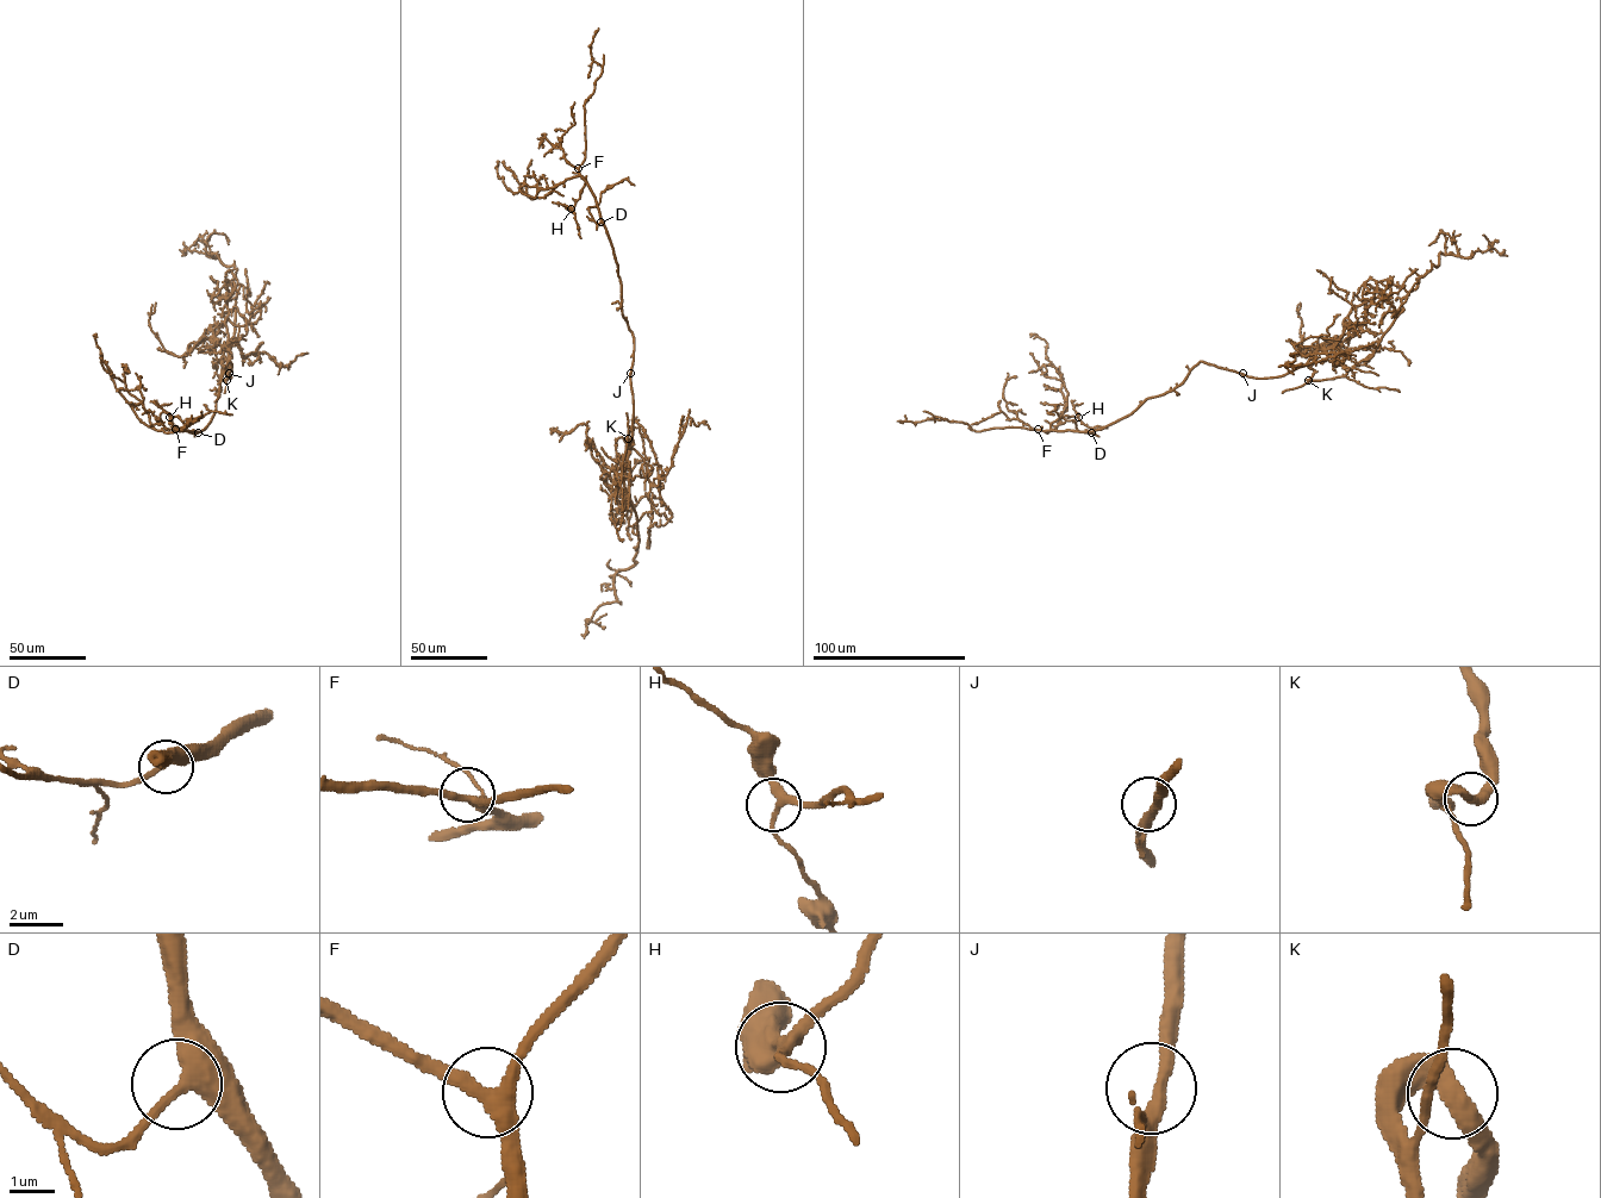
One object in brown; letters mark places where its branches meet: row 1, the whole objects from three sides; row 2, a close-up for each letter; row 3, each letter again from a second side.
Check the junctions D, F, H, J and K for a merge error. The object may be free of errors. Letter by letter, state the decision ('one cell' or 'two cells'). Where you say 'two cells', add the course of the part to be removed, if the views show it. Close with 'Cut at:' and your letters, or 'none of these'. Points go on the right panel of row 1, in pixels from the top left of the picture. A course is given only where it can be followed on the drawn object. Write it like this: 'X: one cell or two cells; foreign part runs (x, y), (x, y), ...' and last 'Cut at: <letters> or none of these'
D: one cell
F: one cell
H: one cell
J: one cell
K: one cell
Cut at: none of these

